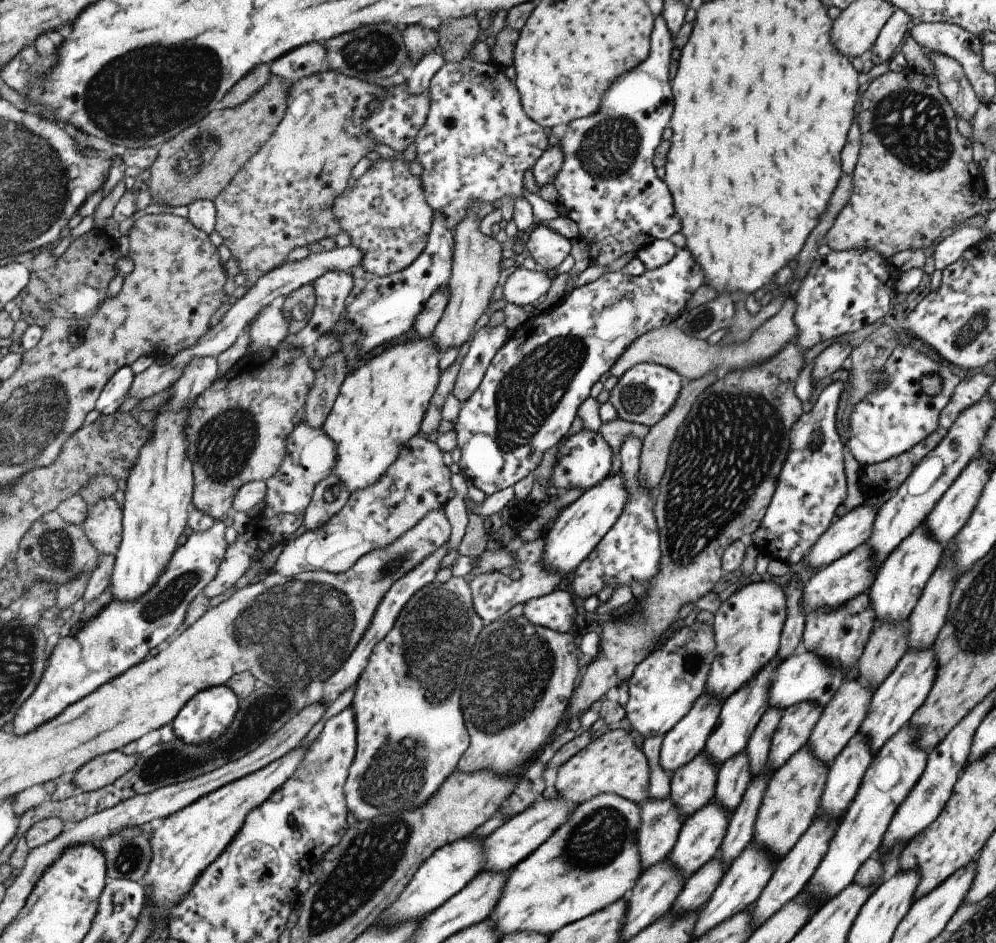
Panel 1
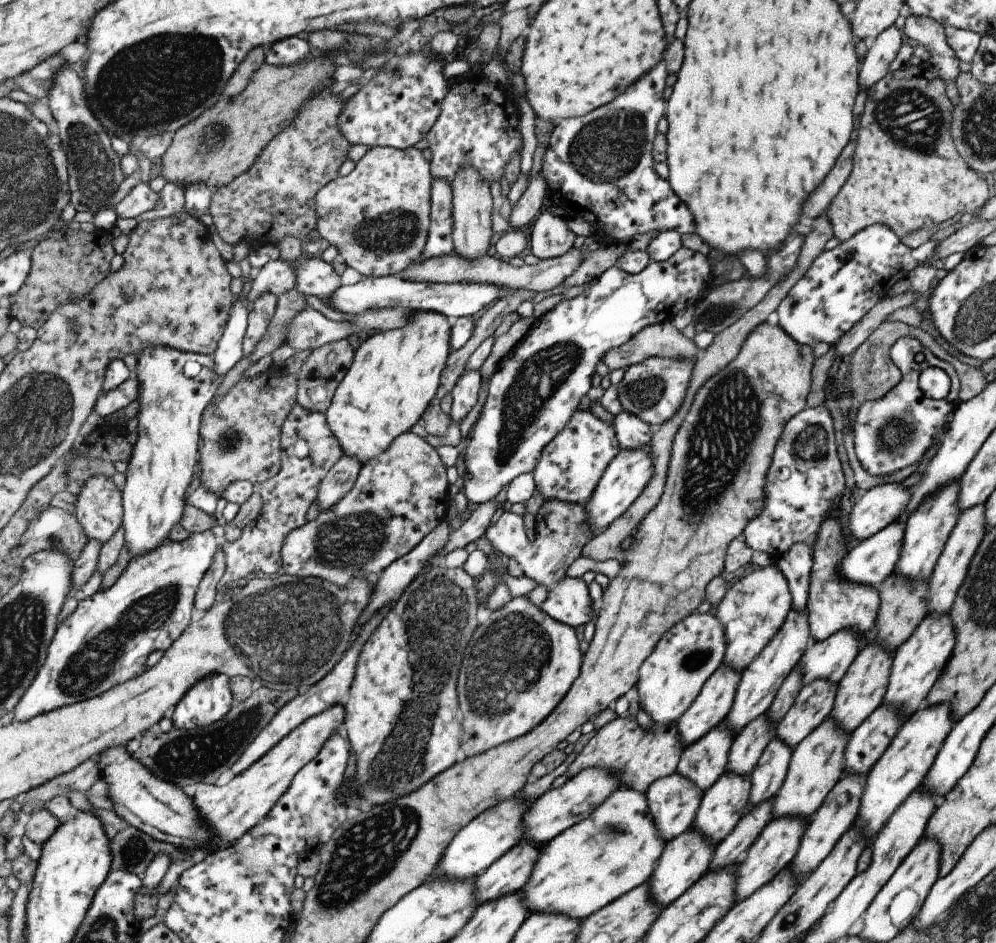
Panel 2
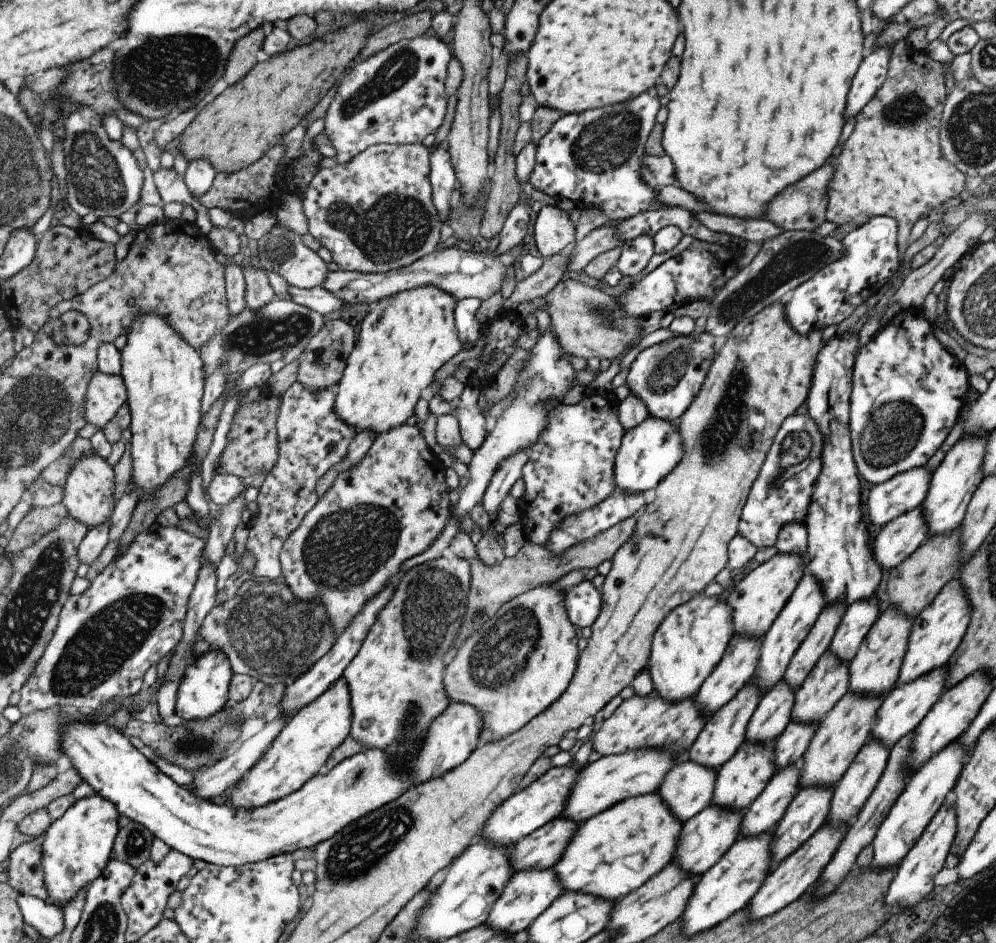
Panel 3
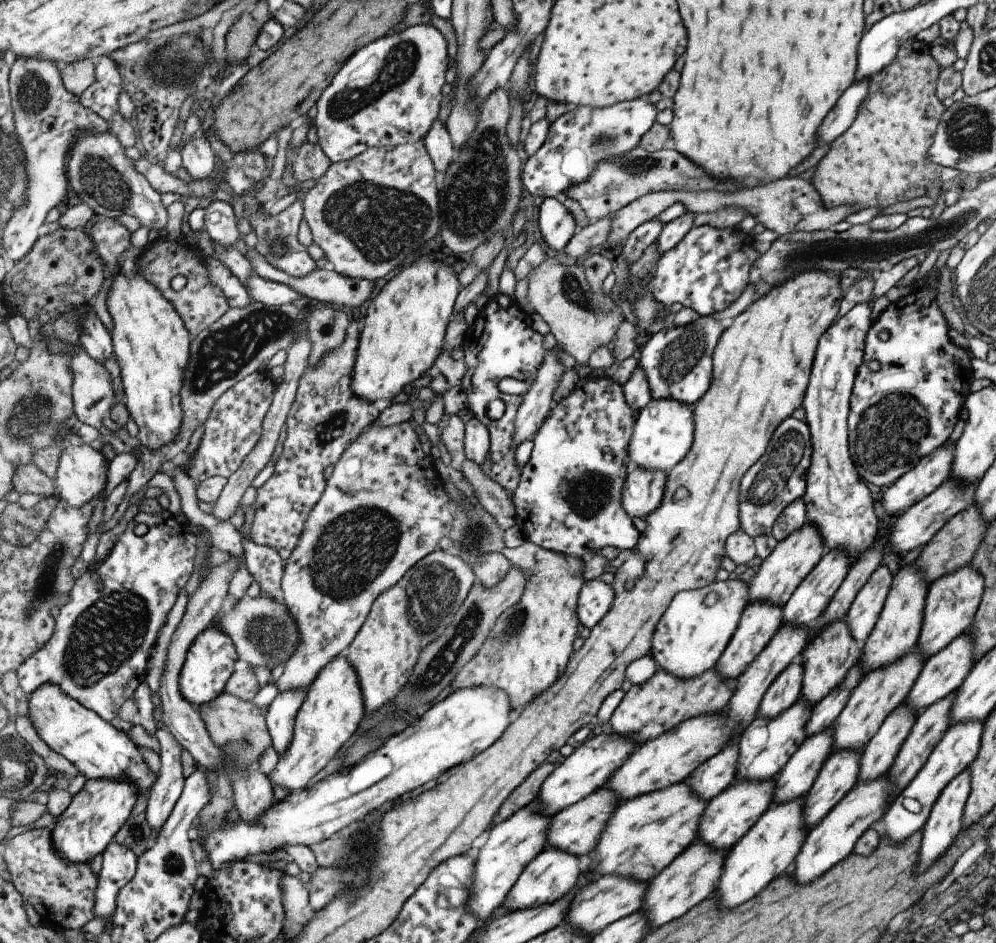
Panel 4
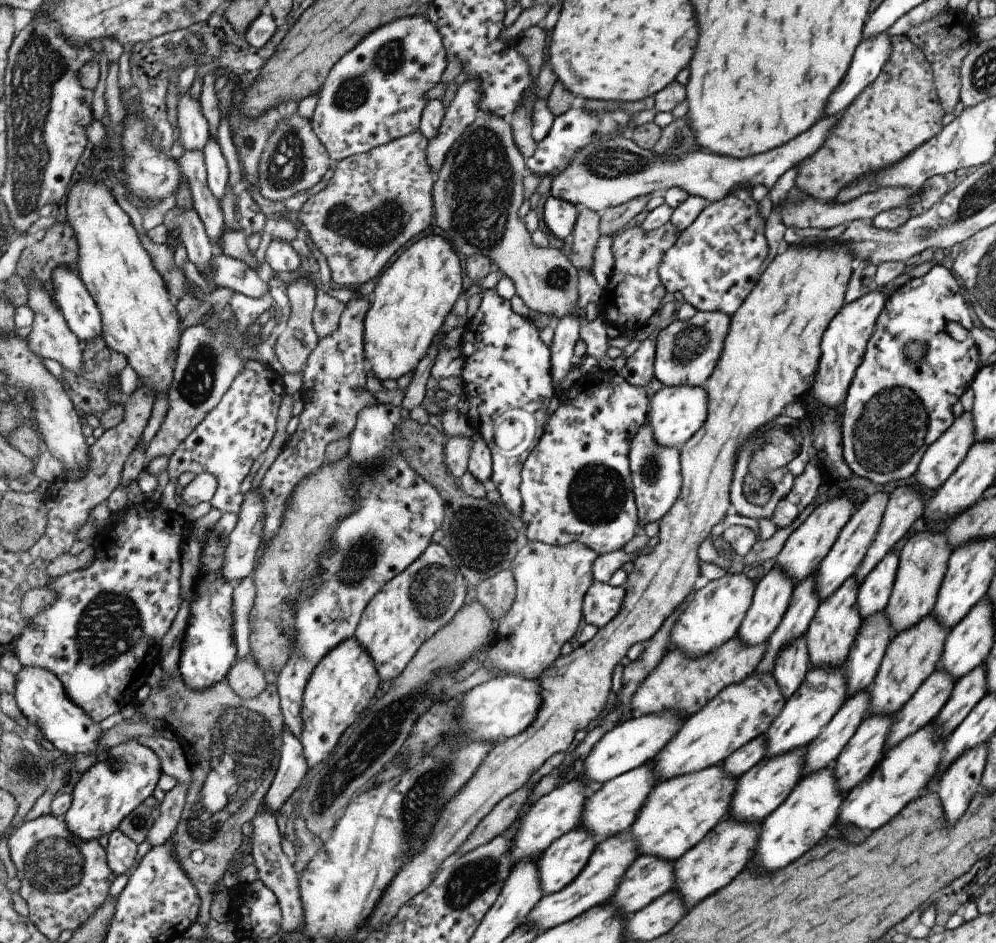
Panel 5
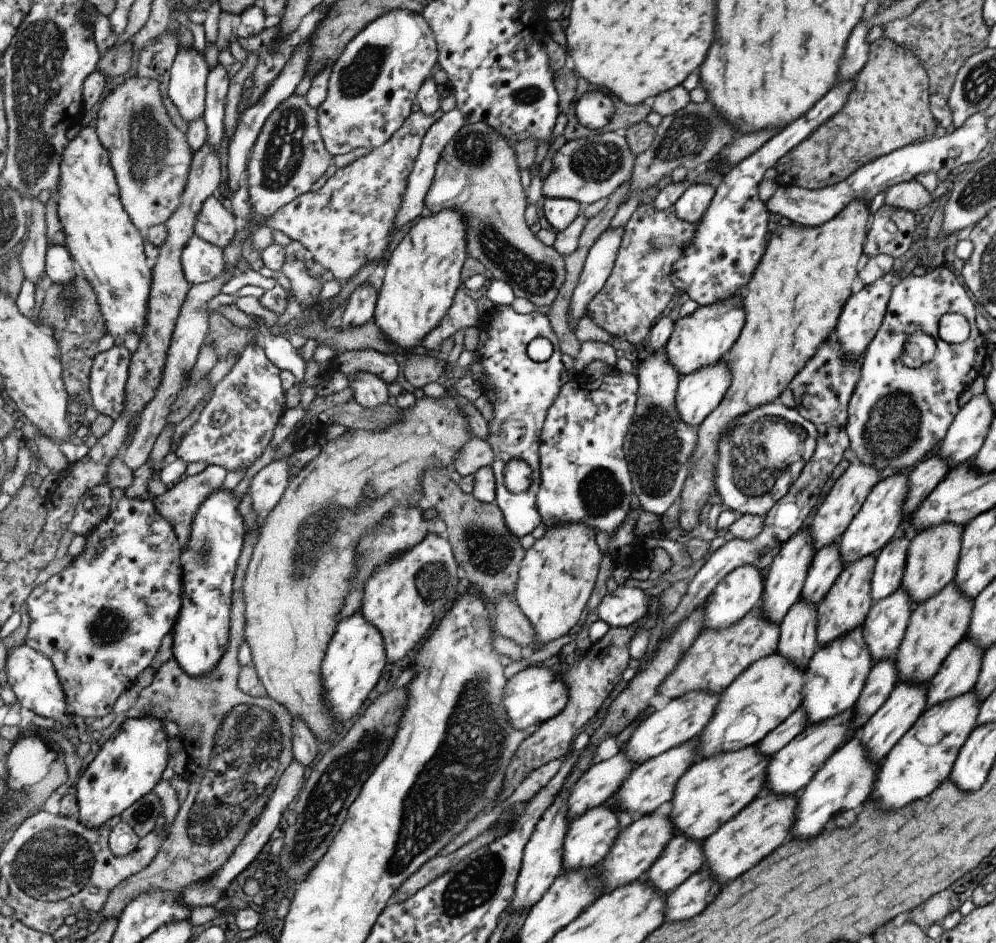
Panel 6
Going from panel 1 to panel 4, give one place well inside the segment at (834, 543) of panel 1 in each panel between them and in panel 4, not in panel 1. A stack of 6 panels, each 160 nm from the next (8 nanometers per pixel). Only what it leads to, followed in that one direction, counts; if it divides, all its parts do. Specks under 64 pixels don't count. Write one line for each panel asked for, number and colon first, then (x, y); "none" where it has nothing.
2: (878, 506)
3: (885, 501)
4: (931, 470)

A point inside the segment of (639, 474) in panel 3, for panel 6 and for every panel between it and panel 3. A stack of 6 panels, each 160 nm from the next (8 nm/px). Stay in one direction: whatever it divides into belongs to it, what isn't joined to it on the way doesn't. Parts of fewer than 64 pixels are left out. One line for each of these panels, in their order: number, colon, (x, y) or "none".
4: (662, 434)
5: (674, 413)
6: (698, 393)

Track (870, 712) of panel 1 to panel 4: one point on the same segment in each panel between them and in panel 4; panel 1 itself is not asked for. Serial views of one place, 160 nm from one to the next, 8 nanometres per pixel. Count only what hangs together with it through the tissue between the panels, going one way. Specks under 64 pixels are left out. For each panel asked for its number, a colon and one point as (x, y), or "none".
2: (918, 660)
3: (935, 633)
4: (951, 601)

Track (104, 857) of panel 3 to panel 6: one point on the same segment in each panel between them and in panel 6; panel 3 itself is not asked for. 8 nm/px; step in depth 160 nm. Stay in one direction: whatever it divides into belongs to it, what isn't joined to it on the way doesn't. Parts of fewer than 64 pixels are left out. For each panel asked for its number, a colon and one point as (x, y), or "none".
4: (97, 812)
5: (126, 775)
6: (130, 764)

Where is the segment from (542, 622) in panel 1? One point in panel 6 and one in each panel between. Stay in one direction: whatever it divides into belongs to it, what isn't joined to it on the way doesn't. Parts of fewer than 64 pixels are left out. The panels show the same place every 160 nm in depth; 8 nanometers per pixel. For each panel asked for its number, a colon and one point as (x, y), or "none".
2: (567, 601)
3: (582, 602)
4: (595, 597)
5: (601, 602)
6: (623, 606)

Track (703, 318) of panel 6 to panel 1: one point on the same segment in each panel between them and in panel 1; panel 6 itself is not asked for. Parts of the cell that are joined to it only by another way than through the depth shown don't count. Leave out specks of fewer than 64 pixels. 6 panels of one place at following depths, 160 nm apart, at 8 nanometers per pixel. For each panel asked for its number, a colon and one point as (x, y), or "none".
1: (645, 392)
2: (652, 390)
3: (665, 377)
4: (677, 361)
5: (686, 352)

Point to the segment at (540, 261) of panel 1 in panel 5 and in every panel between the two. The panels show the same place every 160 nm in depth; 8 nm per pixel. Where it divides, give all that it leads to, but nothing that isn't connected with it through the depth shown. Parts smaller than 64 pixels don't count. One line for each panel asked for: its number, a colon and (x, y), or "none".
2: (549, 237)
3: (554, 231)
4: (555, 222)
5: (559, 216)

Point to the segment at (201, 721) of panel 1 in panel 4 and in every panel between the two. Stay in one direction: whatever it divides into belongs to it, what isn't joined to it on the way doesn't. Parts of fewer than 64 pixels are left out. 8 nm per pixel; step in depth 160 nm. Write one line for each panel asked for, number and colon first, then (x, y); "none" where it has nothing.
2: (209, 702)
3: (205, 690)
4: (211, 660)

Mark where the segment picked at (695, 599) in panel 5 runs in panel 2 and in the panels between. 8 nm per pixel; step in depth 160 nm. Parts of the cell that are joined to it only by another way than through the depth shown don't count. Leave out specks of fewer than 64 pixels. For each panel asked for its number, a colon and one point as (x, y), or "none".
2: (685, 656)
3: (687, 645)
4: (694, 629)

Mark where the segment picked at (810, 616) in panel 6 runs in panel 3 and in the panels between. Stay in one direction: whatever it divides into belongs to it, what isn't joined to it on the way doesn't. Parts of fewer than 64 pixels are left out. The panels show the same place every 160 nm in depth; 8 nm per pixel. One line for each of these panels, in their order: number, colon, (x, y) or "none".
3: (771, 715)
4: (785, 689)
5: (791, 663)

